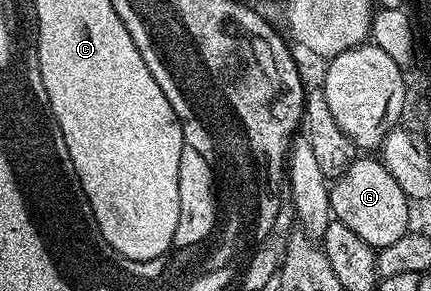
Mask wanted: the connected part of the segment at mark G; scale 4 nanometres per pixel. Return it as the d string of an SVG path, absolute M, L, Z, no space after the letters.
M380 159L354 160L352 166L332 181L329 189L331 198L331 210L335 219L343 222L343 226L355 230L363 242L370 244L374 250L383 246L391 246L403 234L410 231L408 222L408 204L410 199L403 194L399 182L391 178L391 174L385 169Z

